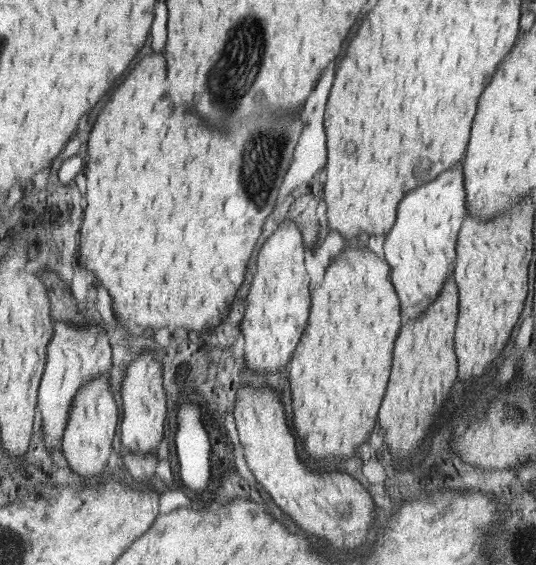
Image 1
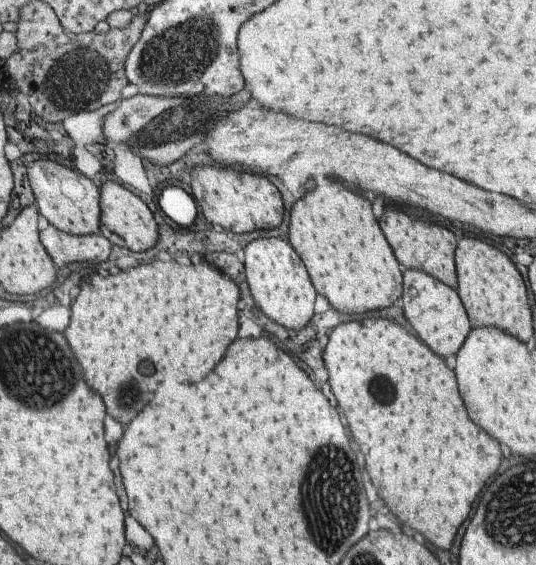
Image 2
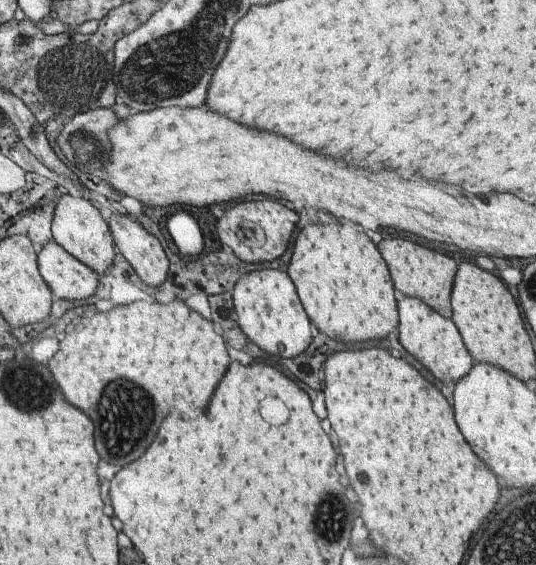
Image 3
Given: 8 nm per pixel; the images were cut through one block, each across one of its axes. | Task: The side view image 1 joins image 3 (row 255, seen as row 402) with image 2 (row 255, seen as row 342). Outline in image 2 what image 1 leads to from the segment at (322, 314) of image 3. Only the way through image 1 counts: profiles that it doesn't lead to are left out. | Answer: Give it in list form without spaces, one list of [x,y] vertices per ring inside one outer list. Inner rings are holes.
[[[334,184],[325,187],[320,196],[312,192],[308,200],[300,200],[300,204],[294,204],[288,241],[302,259],[316,292],[328,298],[331,308],[338,312],[358,314],[380,310],[392,306],[403,296],[401,264],[398,264],[394,249],[380,230],[380,220],[376,220],[376,212],[372,212],[372,200],[358,196],[349,188]]]

